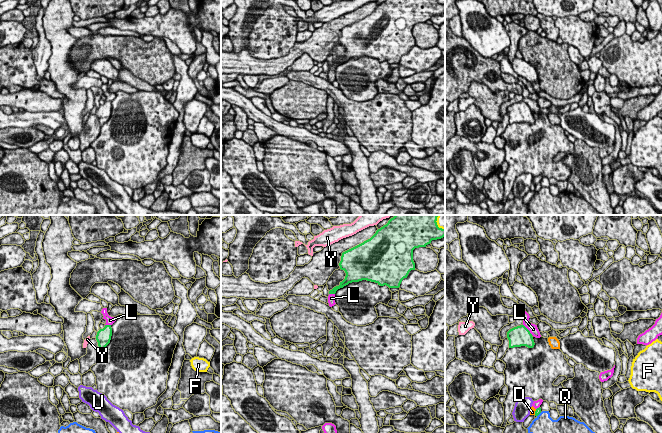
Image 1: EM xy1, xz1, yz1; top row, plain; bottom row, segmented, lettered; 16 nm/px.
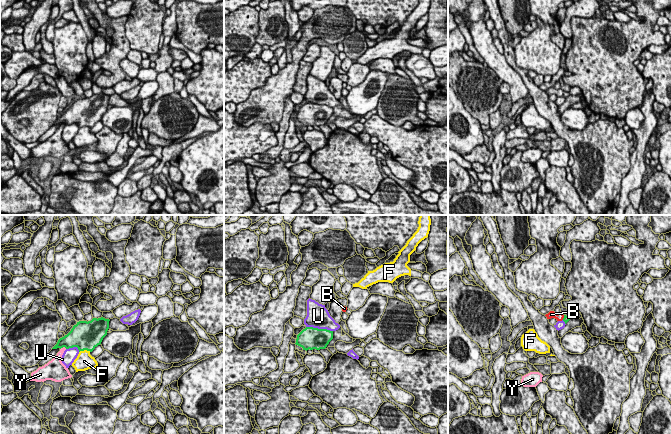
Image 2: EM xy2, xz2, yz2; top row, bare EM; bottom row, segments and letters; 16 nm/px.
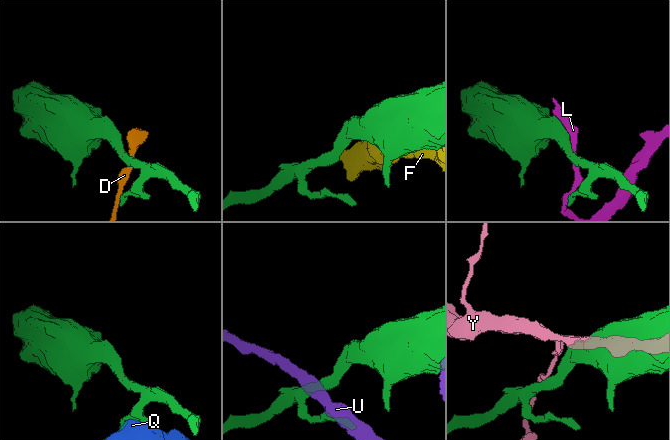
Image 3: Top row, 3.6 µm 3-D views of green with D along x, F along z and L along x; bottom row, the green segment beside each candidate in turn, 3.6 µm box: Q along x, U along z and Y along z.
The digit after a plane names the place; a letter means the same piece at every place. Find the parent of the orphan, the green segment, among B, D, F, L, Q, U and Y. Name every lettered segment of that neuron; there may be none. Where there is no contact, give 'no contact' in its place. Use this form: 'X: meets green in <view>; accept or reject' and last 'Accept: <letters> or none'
B: meets green in yz2; accept
D: meets green in yz1; reject
F: meets green in xy2; reject
L: meets green in yz1; reject
Q: meets green in yz1; reject
U: meets green in xz2; reject
Y: meets green in xy2; reject
Accept: B

